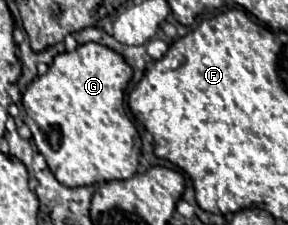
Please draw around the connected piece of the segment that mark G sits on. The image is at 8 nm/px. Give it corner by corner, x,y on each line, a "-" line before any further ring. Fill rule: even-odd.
88,42
78,46
74,52
58,54
48,72
44,76
38,76
26,88
22,104
24,110
28,110
28,120
38,126
38,132
32,132
32,142
46,158
48,168
52,170
56,180
60,180
60,184
68,188
94,186
108,180
128,180
138,172
142,142
136,126
124,110
124,92
130,78
132,68
118,52
96,42

